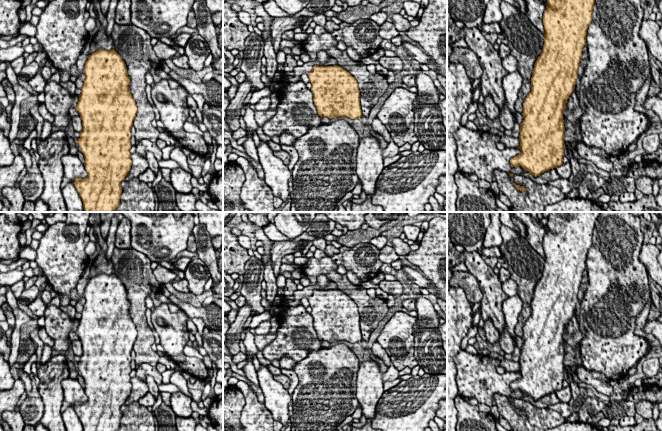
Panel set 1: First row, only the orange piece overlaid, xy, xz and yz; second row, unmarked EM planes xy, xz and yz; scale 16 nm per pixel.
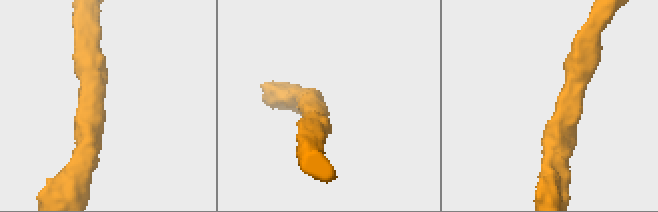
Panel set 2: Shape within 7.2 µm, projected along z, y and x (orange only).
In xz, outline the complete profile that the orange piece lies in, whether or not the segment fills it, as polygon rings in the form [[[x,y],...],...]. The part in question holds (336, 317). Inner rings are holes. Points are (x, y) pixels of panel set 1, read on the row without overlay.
[[[338,289],[313,290],[308,297],[318,339],[329,343],[360,343],[360,314],[357,304]]]

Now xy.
[[[100,273],[91,279],[84,290],[85,304],[75,333],[82,344],[83,353],[77,364],[77,369],[85,381],[85,393],[88,400],[85,403],[74,403],[74,410],[82,423],[83,431],[118,431],[120,428],[122,411],[121,406],[129,397],[131,384],[131,351],[137,338],[136,326],[129,313],[130,301],[122,281],[114,274]]]

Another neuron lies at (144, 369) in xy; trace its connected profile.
[[[142,363],[136,368],[136,377],[146,380],[146,376],[150,375],[156,381],[157,385],[162,383],[162,374],[156,369],[156,367],[151,366],[148,363]]]

